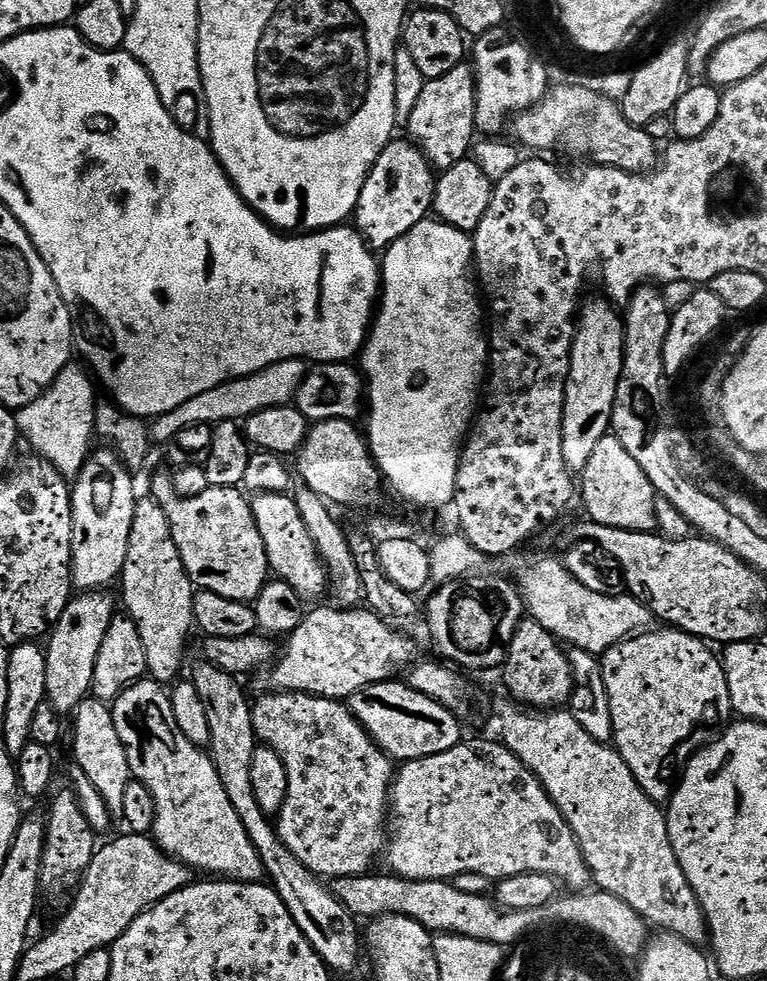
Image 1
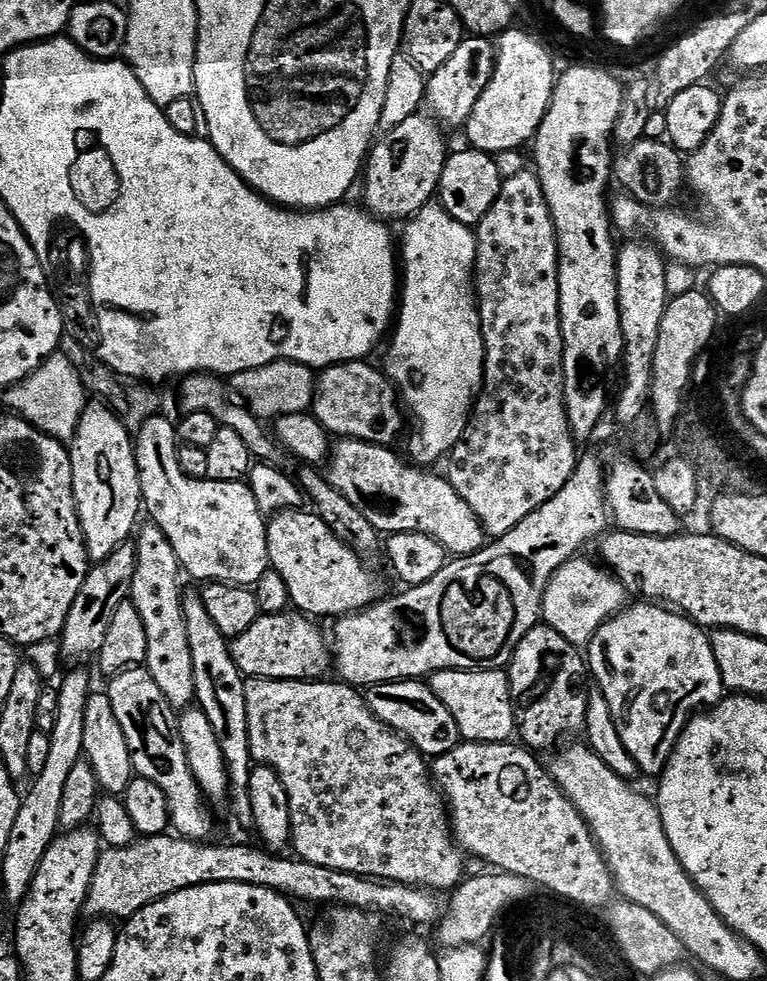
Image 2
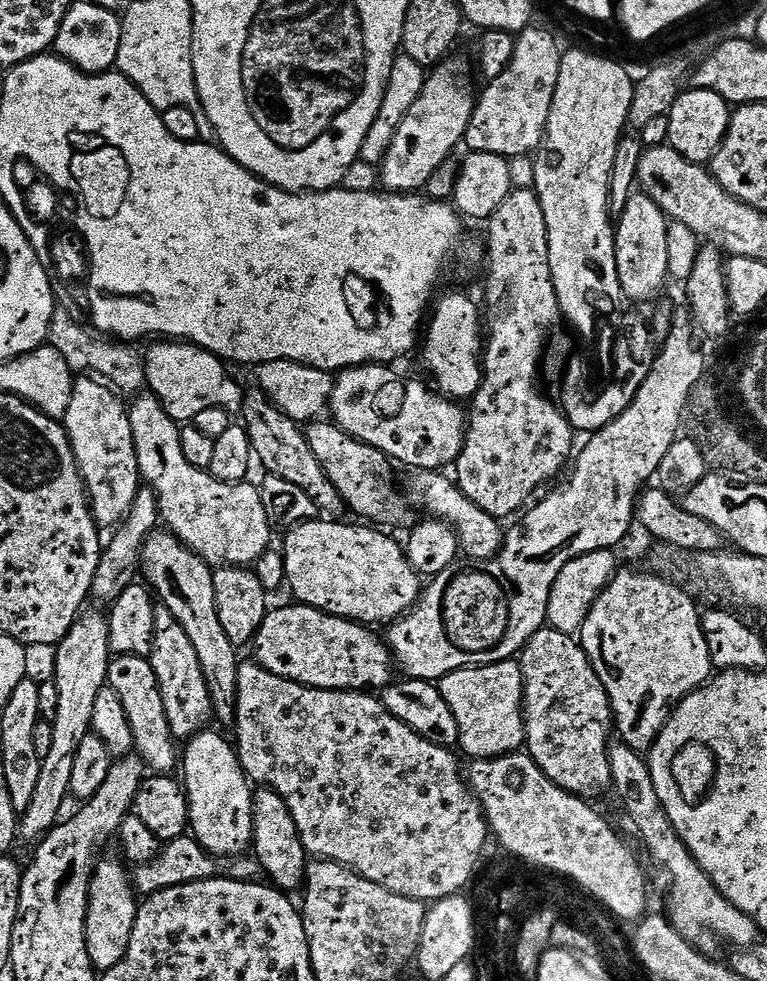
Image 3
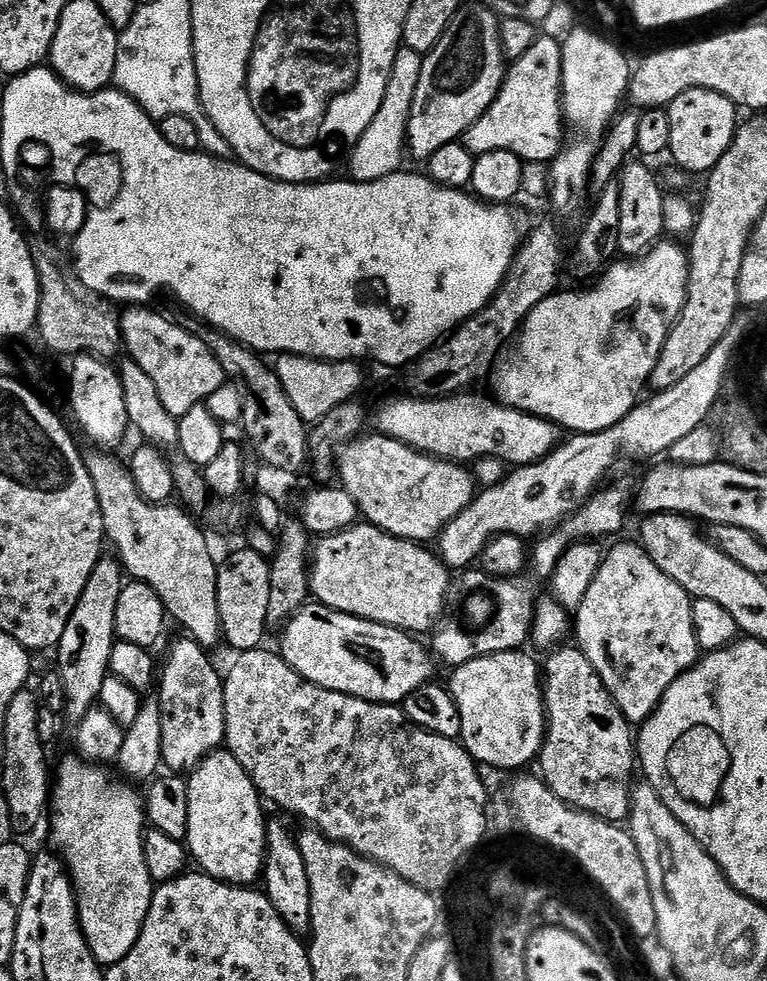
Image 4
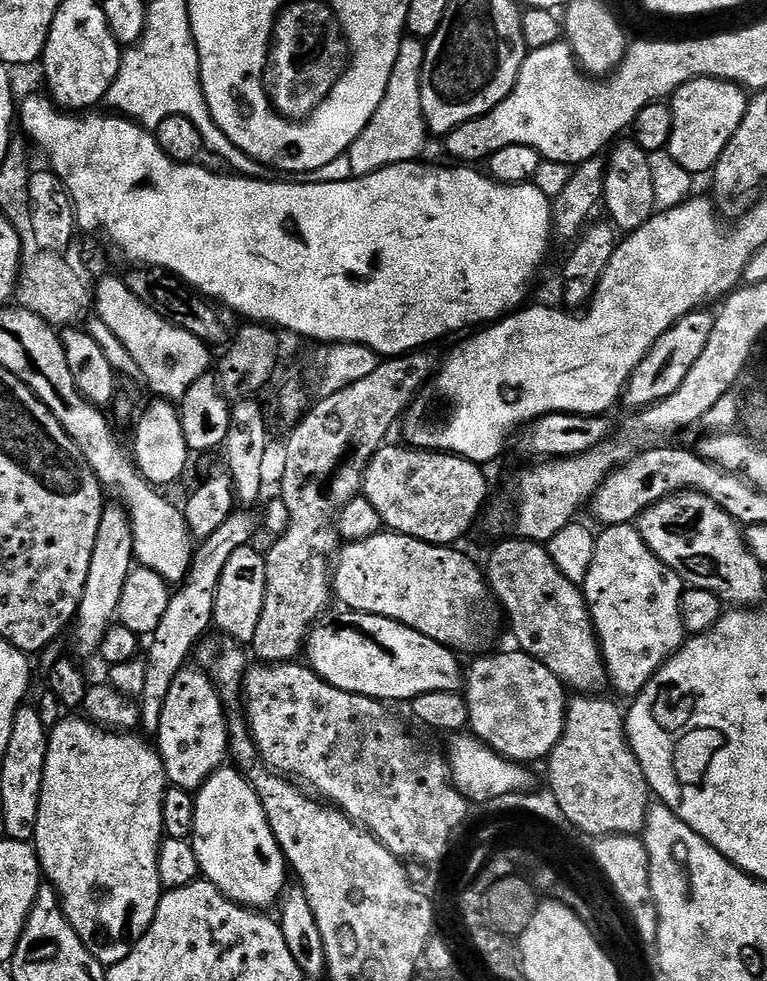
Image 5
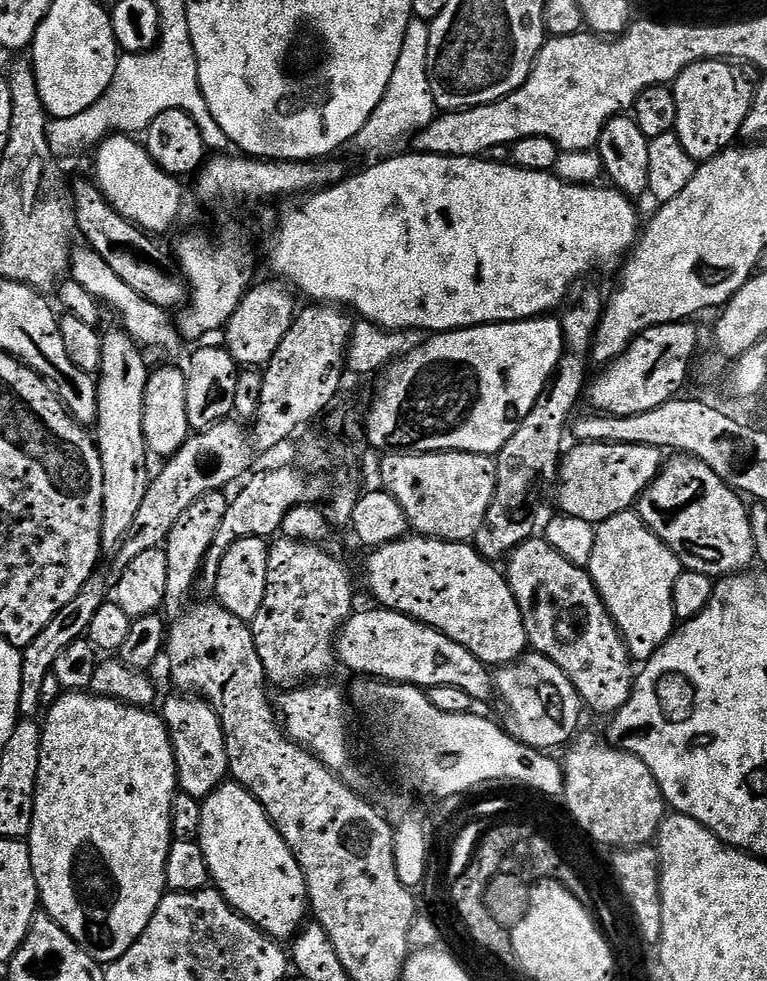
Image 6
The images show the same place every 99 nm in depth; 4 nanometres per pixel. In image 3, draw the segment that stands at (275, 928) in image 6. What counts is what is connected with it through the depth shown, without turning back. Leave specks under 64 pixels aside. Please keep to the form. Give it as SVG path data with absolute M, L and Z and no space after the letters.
M205 730L182 748L182 783L188 793L188 823L191 835L217 858L243 856L252 846L253 785L244 774L233 741L219 731Z

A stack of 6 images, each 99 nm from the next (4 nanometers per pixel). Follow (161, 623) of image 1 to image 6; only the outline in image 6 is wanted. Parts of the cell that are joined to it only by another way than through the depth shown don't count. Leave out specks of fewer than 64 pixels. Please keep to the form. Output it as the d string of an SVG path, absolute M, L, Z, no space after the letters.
M188 694L175 695L165 702L162 719L172 739L176 759L176 783L179 791L202 802L230 776L222 722L206 701Z

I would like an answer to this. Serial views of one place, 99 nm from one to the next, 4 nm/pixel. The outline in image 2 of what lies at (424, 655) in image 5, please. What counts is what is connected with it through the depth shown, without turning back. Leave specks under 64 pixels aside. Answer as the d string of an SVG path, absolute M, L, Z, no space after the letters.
M295 610L262 614L246 630L246 634L231 641L232 657L246 678L258 680L315 680L323 681L334 664L330 640L320 633L315 619Z

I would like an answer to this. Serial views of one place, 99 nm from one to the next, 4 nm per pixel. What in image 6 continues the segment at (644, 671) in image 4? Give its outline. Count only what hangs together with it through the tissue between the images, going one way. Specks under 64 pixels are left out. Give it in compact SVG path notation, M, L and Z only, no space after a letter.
M639 511L614 514L596 525L594 554L586 565L606 610L628 647L633 661L649 660L678 627L674 614L674 582L678 582L680 560L642 522Z

